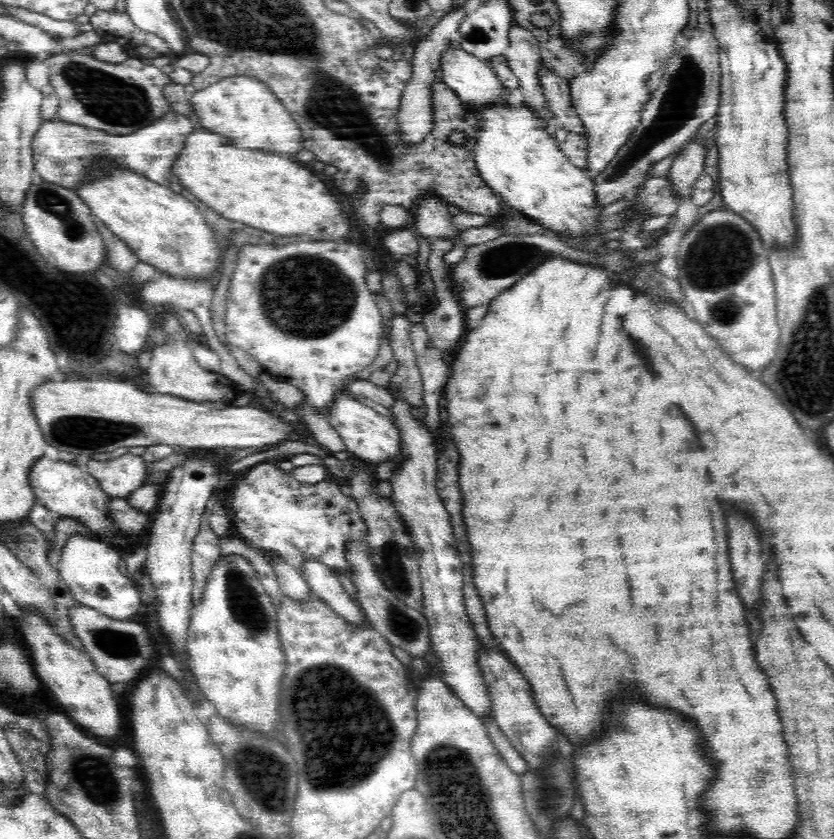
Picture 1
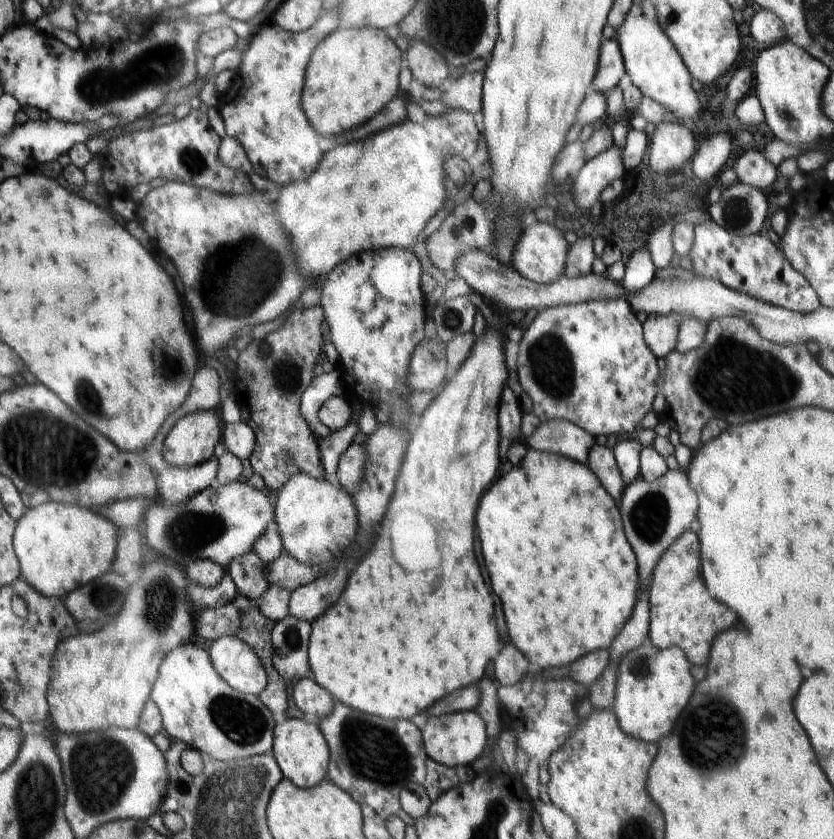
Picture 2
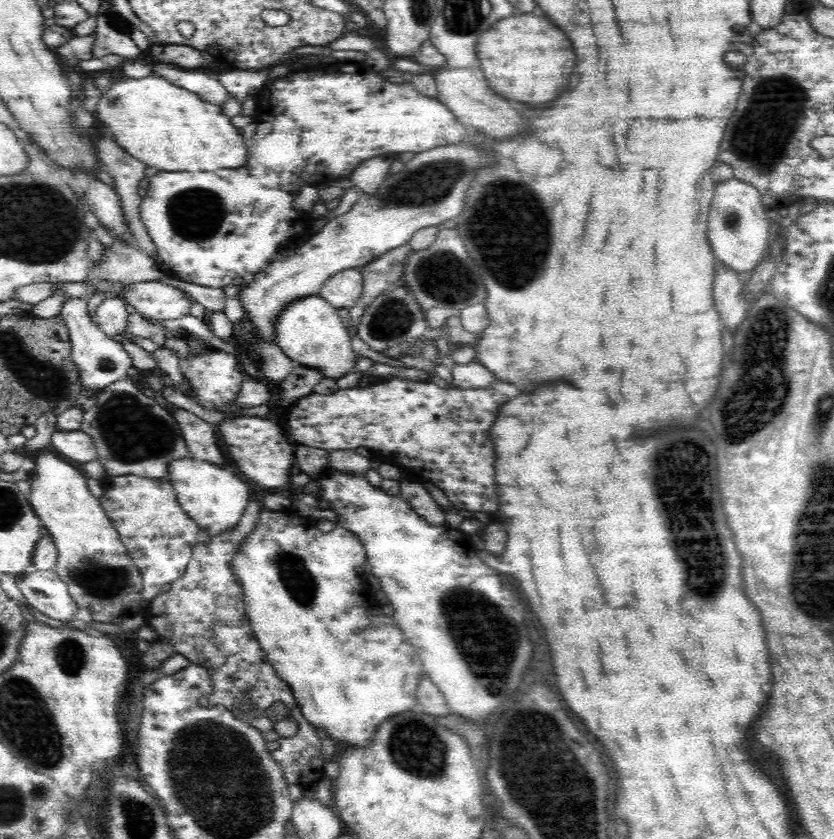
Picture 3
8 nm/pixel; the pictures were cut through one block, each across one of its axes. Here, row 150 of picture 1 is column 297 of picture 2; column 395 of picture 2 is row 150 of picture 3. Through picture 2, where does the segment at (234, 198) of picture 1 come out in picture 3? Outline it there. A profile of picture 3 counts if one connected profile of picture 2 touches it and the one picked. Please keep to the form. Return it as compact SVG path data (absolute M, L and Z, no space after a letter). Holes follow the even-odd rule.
M148 76L141 80L126 78L116 82L99 98L95 112L98 120L112 132L118 143L133 158L147 166L160 168L166 172L214 171L218 168L240 168L248 162L249 143L242 137L241 129L232 124L231 118L222 112L222 107L206 102L191 91L182 89L158 76Z

